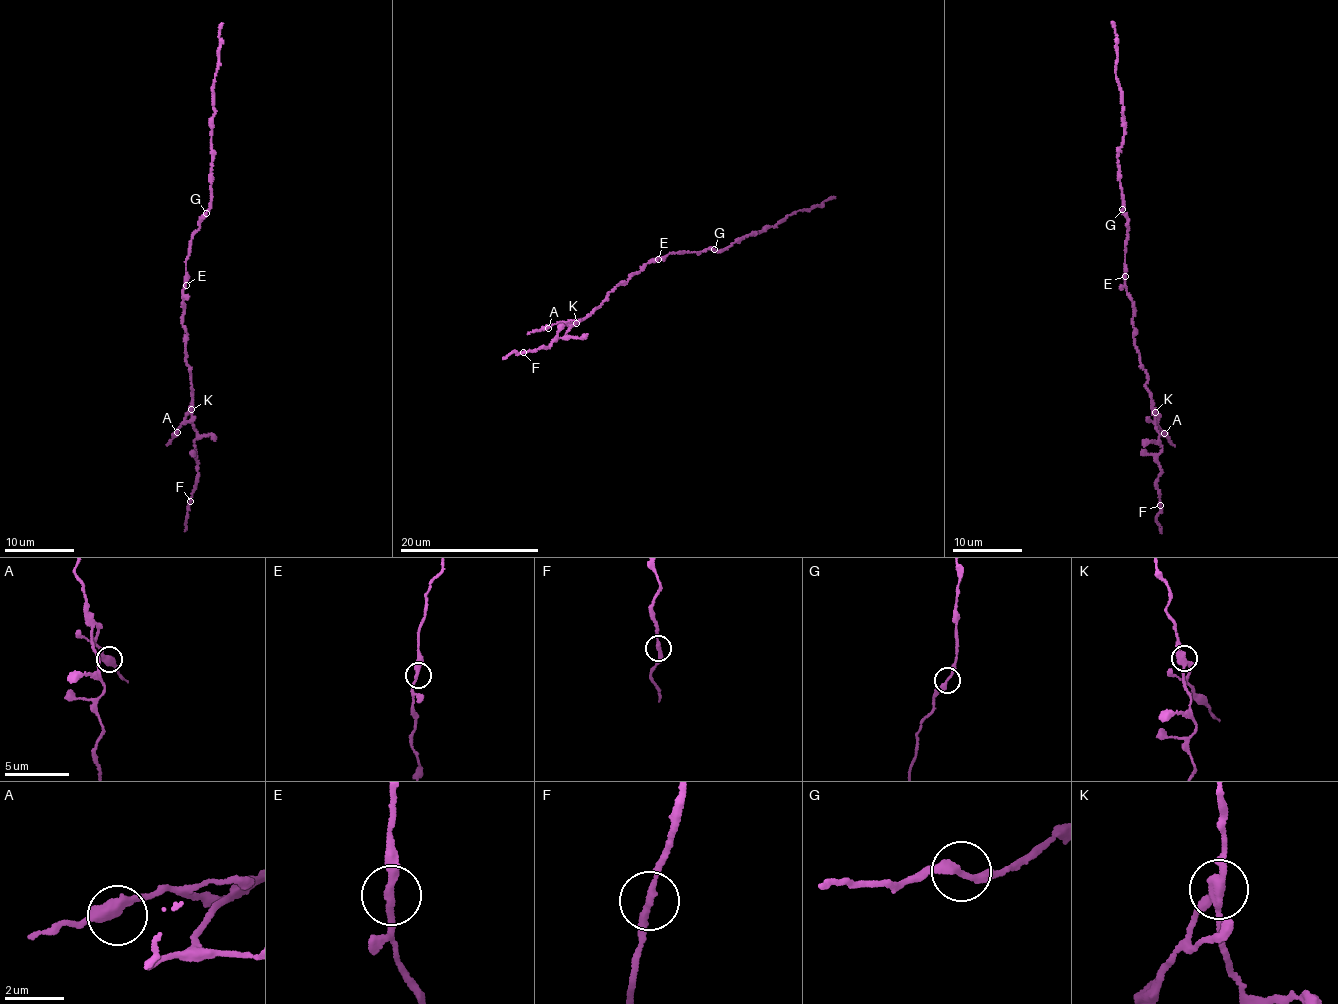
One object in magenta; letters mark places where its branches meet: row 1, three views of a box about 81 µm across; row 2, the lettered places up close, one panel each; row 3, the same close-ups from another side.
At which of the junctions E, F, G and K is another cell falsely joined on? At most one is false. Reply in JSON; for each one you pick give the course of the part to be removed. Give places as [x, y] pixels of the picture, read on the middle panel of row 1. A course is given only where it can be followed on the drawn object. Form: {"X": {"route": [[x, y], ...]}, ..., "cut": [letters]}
{"K": {"route": [[577, 324], [552, 325], [527, 334]]}, "cut": ["K"]}

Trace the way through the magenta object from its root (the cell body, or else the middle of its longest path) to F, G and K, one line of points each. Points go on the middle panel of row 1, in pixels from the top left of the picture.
F: (657, 257), (628, 276), (628, 282), (616, 285), (597, 309), (570, 326), (566, 335), (545, 348), (523, 353)
G: (657, 257), (679, 251), (698, 253), (714, 250)
K: (657, 257), (628, 276), (628, 282), (616, 285), (597, 309), (577, 324)

